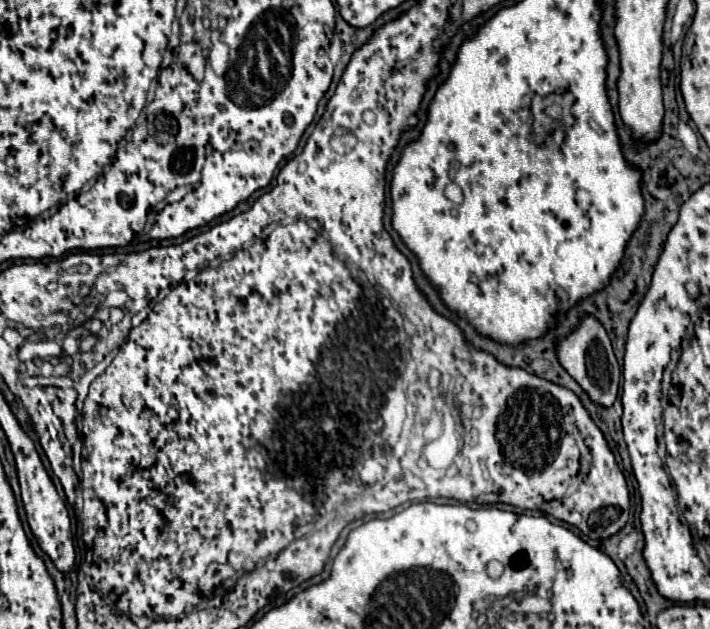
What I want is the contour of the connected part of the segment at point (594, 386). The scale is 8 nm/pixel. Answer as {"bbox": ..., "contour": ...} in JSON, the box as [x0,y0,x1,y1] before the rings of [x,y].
{"bbox":[557,316,621,408],"contour":[[[585,316],[583,322],[579,324],[579,330],[569,334],[567,340],[563,340],[557,346],[557,356],[559,356],[561,366],[577,380],[577,384],[587,392],[587,396],[593,400],[595,406],[599,406],[599,408],[613,406],[613,402],[617,398],[617,390],[619,390],[621,372],[619,372],[619,364],[613,354],[607,332],[593,316]]]}

